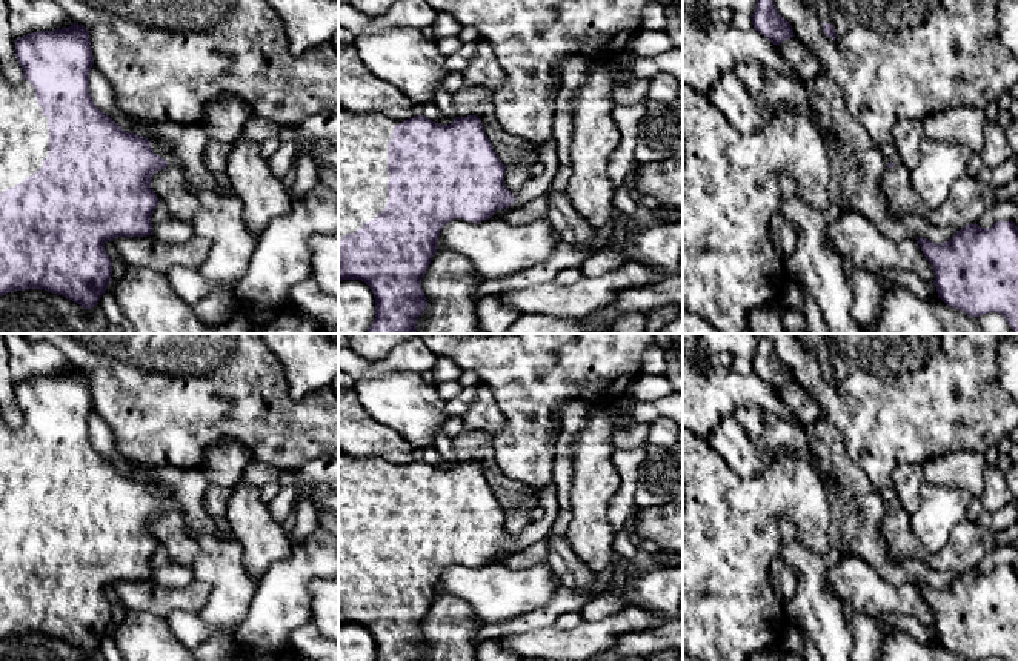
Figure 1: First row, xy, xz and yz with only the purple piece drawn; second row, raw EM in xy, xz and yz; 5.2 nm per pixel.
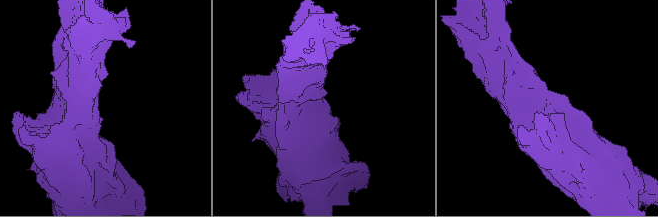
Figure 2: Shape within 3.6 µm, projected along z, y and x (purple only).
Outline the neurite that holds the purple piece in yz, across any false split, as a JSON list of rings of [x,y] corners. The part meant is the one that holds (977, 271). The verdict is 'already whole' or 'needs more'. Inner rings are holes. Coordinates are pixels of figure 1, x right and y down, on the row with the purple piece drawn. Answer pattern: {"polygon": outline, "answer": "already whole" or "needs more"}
{"polygon": [[[996,221],[992,228],[967,224],[946,243],[917,238],[935,271],[938,298],[970,317],[1001,314],[1018,332],[1018,228],[1013,221]]], "answer": "already whole"}

